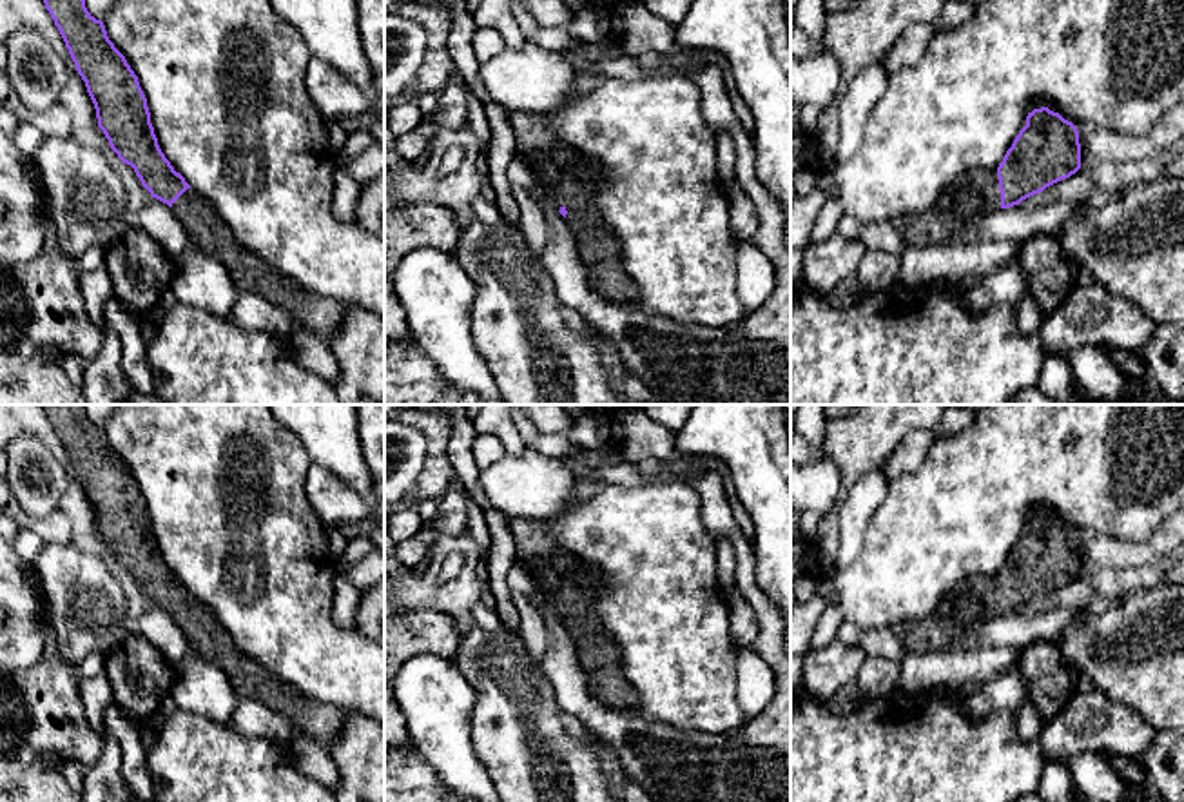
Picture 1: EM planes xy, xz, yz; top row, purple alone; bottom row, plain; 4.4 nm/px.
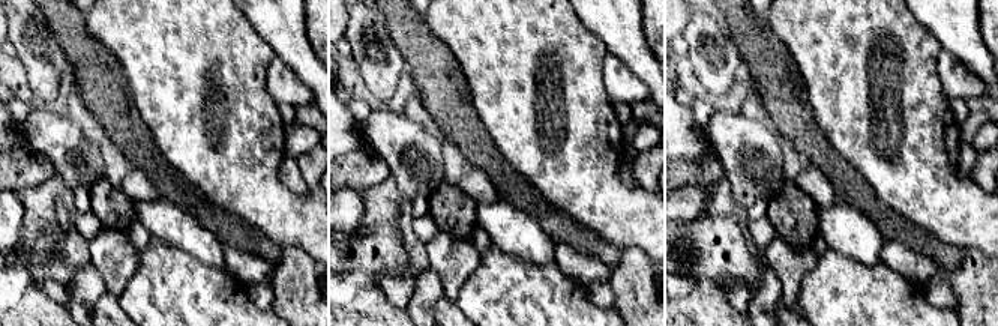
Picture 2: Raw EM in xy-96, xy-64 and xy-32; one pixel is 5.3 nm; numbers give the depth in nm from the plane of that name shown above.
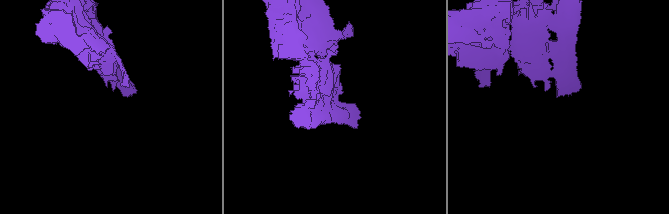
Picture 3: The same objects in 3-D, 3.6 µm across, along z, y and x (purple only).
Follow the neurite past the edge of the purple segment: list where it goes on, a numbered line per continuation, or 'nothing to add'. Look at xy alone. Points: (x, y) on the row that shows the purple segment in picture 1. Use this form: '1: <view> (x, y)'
1: xy (205, 229)

